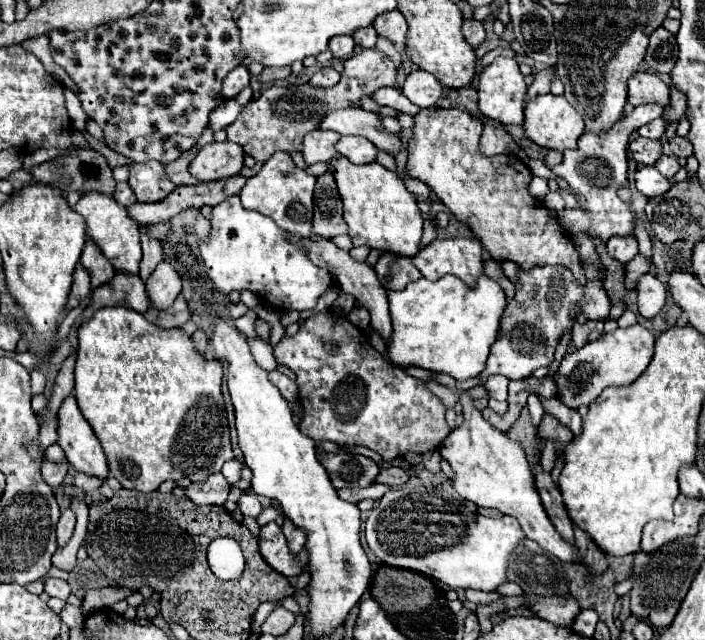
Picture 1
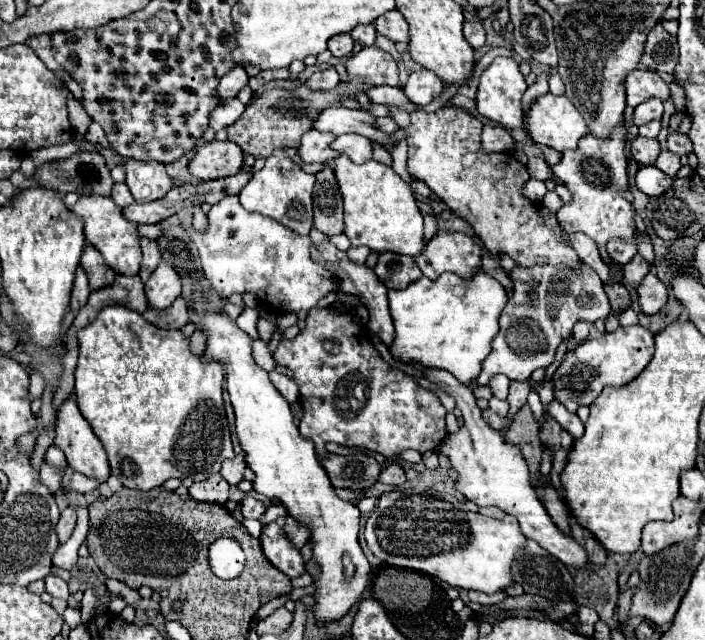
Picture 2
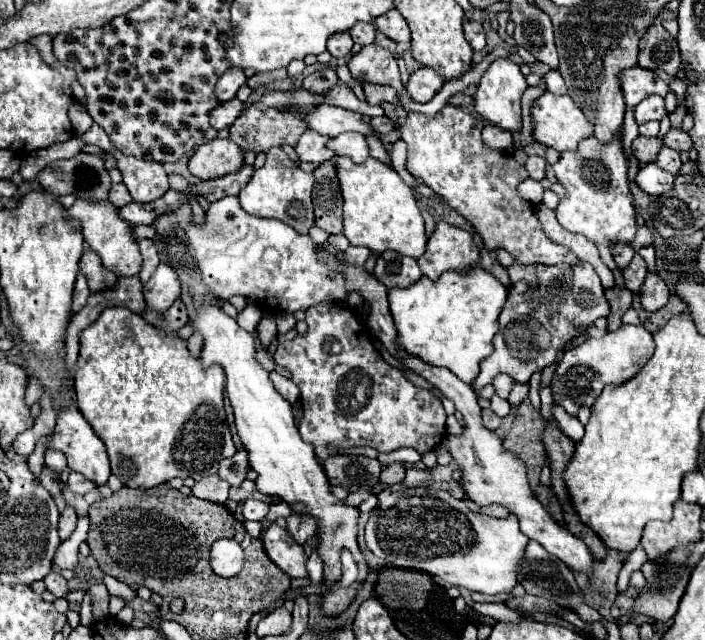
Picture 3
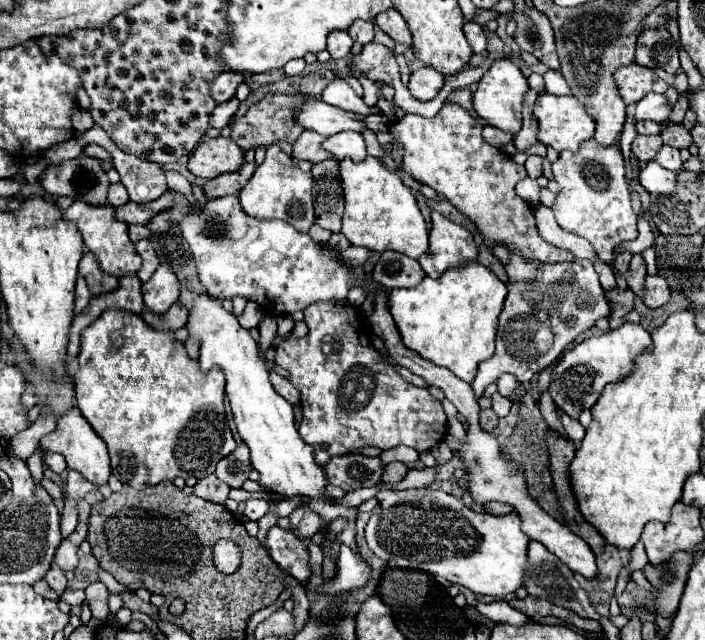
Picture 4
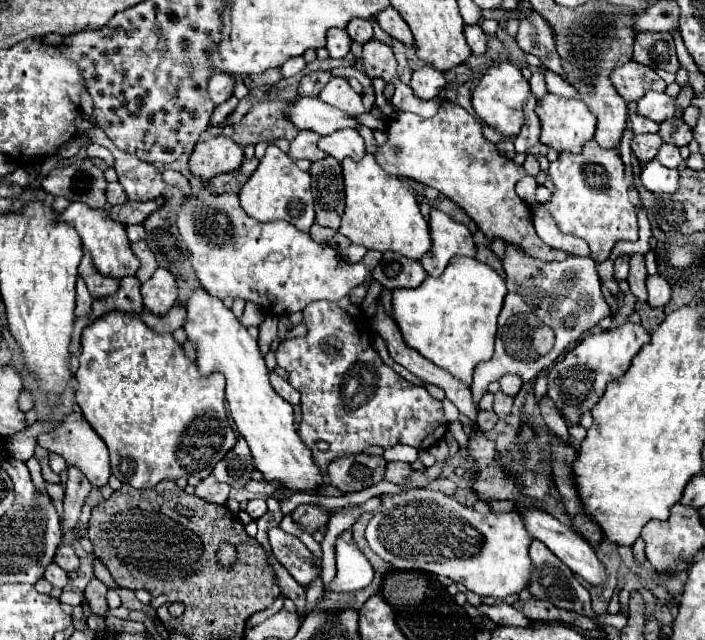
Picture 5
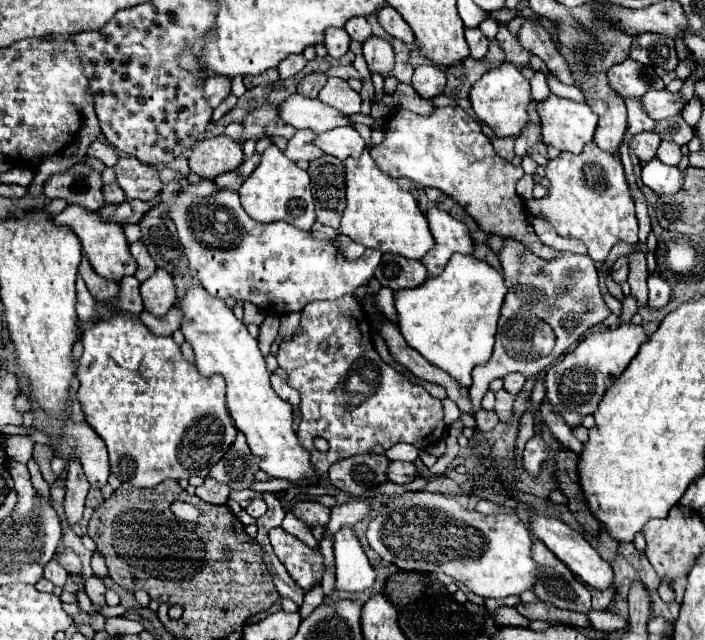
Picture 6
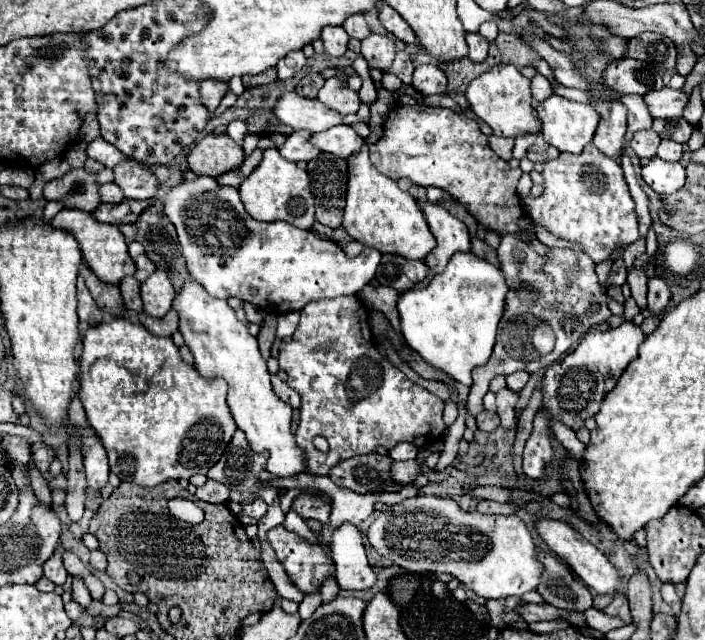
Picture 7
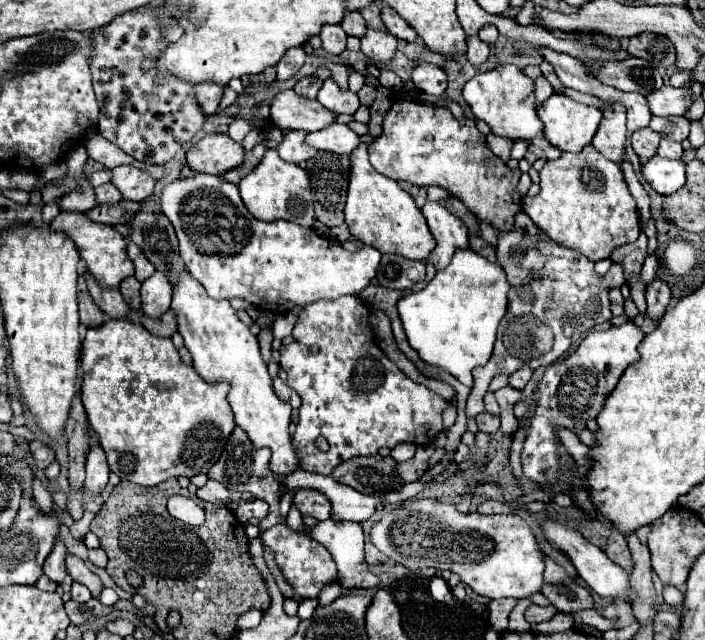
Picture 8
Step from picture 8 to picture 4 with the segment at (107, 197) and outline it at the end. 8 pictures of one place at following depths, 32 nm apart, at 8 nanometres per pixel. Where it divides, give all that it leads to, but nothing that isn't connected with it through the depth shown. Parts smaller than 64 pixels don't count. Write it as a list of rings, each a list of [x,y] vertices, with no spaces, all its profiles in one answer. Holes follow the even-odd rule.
[[[112,184],[110,190],[108,190],[108,202],[110,202],[112,206],[122,206],[122,204],[130,202],[126,188],[124,188],[122,184]]]

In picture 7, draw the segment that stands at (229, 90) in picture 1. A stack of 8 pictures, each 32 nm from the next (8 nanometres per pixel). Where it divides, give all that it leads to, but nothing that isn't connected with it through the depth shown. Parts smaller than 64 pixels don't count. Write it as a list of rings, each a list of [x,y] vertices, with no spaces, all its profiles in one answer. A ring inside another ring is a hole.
[[[204,80],[200,84],[200,94],[204,98],[204,102],[208,104],[208,110],[214,112],[220,104],[220,100],[224,98],[224,94],[228,92],[228,82],[218,82],[218,80]]]

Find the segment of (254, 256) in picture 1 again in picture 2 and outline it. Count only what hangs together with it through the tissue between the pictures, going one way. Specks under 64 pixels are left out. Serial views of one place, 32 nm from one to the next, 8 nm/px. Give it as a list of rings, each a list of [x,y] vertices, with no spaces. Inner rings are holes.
[[[238,196],[214,204],[208,222],[208,230],[204,234],[192,232],[192,240],[198,248],[204,276],[220,296],[250,292],[274,312],[300,312],[314,308],[328,292],[340,294],[340,280],[312,262],[312,240],[308,236],[296,236],[272,218],[244,210]]]

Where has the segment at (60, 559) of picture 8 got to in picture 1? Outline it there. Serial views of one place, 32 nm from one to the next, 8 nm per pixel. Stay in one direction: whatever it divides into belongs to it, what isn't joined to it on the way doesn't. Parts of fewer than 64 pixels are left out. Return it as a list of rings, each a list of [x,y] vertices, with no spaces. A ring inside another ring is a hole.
[[[46,578],[46,586],[44,586],[44,592],[48,596],[54,596],[54,598],[60,598],[60,600],[66,600],[70,596],[70,586],[66,580],[58,580],[58,578]]]

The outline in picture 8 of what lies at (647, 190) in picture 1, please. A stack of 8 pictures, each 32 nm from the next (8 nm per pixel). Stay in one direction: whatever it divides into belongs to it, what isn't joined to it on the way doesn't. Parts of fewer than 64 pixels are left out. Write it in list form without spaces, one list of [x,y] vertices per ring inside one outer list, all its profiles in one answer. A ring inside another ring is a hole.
[[[660,156],[650,158],[644,166],[642,166],[642,176],[644,180],[662,196],[674,194],[676,190],[680,190],[686,182],[684,176],[684,162],[682,160],[666,160]]]

